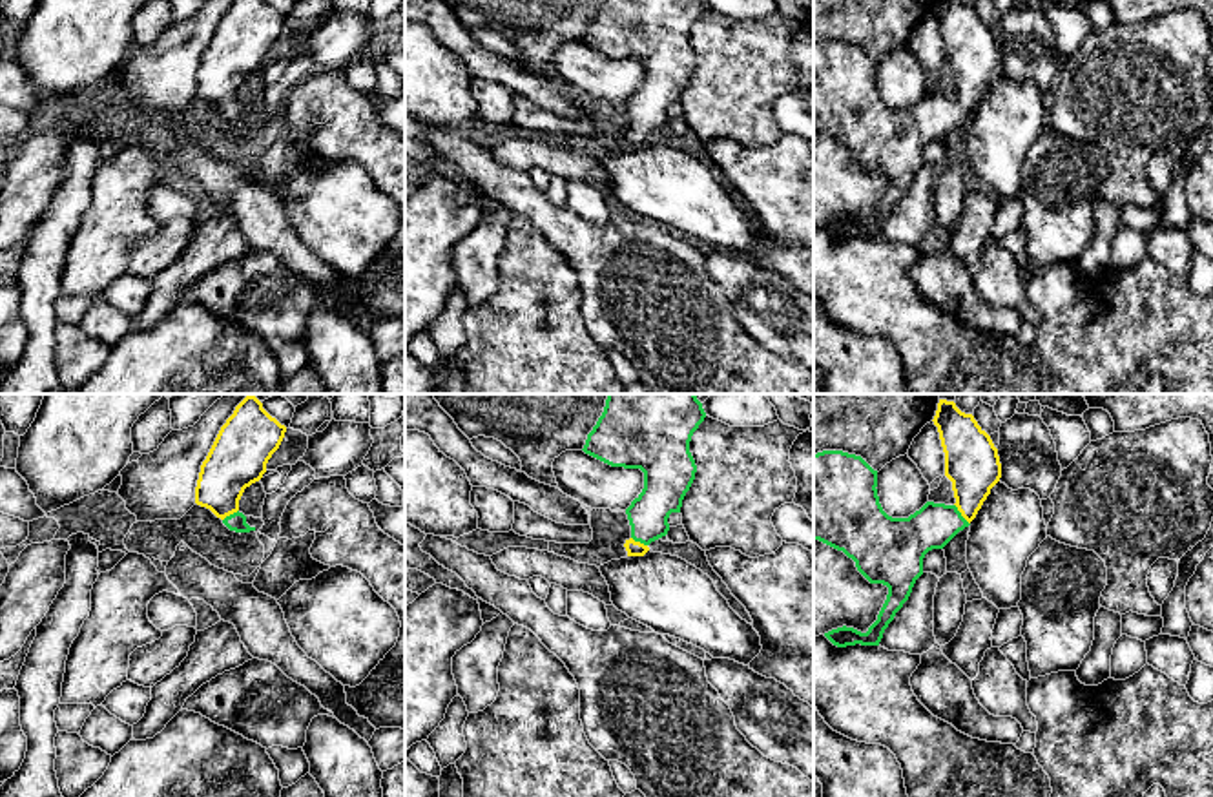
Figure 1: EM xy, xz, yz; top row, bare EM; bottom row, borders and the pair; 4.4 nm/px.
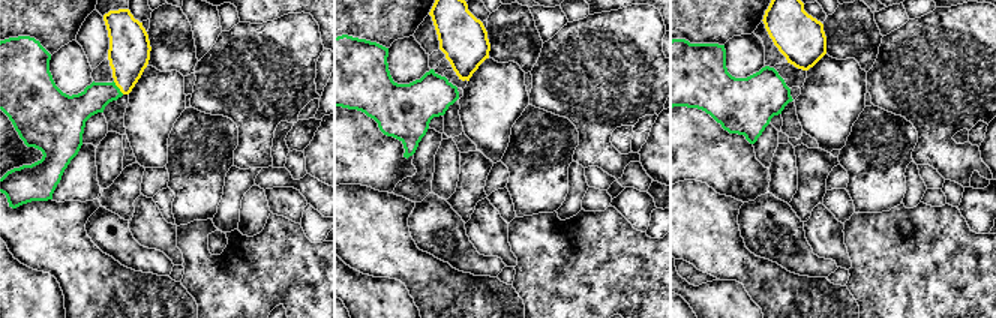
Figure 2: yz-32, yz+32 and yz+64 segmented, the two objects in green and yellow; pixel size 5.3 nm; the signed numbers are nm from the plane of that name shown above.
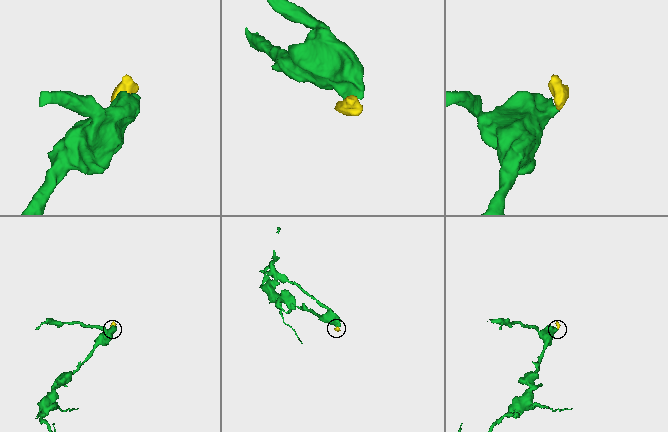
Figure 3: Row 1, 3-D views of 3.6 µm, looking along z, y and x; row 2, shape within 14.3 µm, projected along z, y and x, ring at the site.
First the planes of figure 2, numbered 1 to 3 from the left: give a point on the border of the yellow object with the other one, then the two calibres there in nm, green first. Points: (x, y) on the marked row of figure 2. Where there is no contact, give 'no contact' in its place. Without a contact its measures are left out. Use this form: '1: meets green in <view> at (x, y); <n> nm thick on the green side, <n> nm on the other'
1: meets green in yz-32 at (117, 87); 160 nm thick on the green side, 220 nm on the other
2: no contact
3: no contact

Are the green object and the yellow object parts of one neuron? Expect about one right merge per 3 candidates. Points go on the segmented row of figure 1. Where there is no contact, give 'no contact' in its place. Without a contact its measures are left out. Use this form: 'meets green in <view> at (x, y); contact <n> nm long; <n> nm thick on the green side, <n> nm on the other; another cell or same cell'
meets green in yz at (960, 515); contact 120 nm long; 190 nm thick on the green side, 240 nm on the other; same cell

